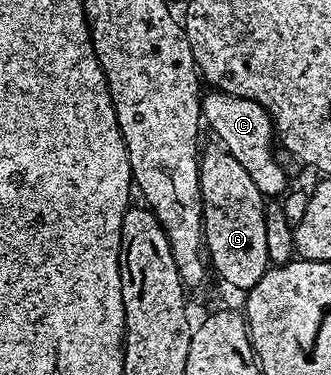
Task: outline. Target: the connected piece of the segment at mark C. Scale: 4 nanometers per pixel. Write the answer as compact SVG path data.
M209 91L201 99L201 116L207 129L221 140L218 141L220 148L228 151L241 164L243 171L251 175L251 180L255 182L255 187L259 187L262 195L273 199L286 192L290 184L289 177L273 154L273 145L275 149L273 121L262 105L251 99L243 99L239 95Z

